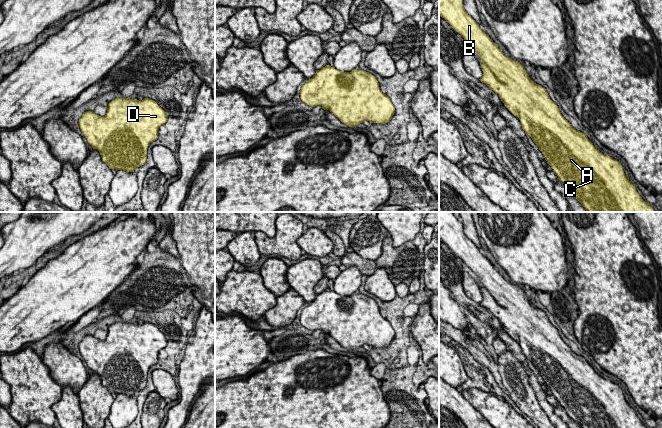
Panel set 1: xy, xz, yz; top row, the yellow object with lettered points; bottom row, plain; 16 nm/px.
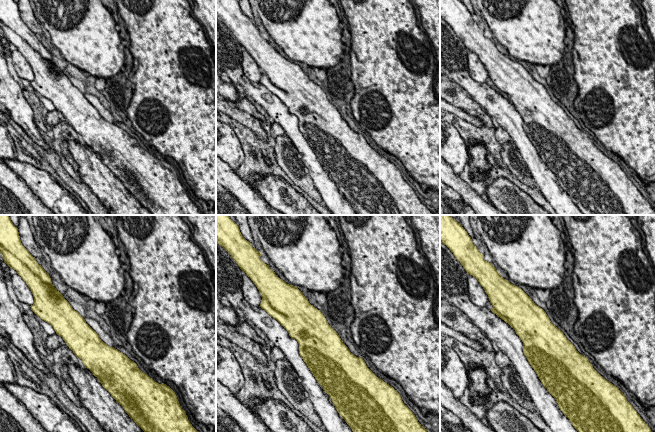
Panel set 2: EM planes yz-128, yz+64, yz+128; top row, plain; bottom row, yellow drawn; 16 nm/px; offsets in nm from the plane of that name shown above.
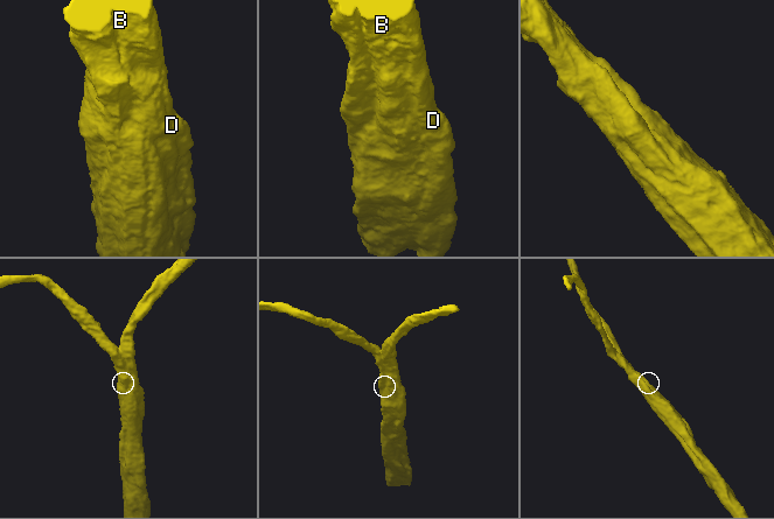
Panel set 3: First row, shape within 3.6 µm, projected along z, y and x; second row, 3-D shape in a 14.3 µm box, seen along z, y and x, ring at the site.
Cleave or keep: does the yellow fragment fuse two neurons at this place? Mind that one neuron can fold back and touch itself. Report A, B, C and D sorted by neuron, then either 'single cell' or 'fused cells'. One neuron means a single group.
groups A B C D; single cell

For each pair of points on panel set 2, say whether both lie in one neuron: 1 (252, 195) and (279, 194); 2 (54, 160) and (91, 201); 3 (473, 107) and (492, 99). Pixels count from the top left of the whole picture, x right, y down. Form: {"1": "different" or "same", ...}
{"1": "different", "2": "same", "3": "different"}

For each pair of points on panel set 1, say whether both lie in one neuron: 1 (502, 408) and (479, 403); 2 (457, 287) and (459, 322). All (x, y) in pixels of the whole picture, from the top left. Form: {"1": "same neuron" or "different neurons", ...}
{"1": "same neuron", "2": "different neurons"}

